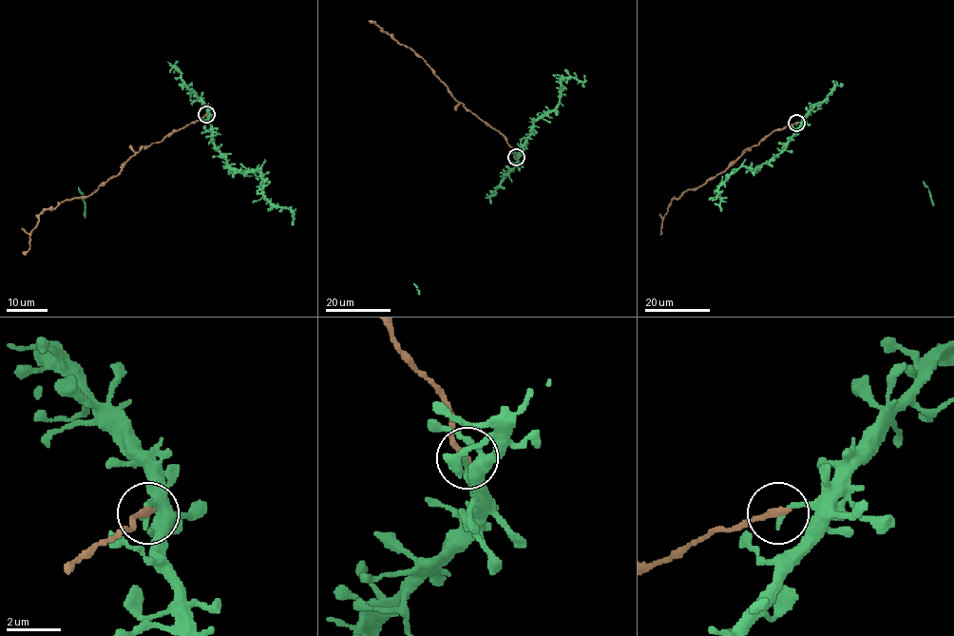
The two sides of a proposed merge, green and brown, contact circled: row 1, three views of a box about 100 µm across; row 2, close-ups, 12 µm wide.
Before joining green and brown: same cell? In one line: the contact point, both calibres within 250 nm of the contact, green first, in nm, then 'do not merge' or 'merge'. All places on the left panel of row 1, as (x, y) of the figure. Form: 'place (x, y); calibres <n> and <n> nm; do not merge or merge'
place (206, 114); calibres 200 and 280 nm; do not merge

